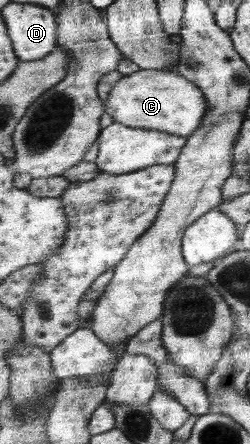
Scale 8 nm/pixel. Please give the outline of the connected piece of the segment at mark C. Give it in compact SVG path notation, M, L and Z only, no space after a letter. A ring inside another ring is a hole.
M140 69L123 77L113 88L106 103L106 112L115 122L129 127L154 129L189 137L202 126L209 106L202 88L178 71Z

